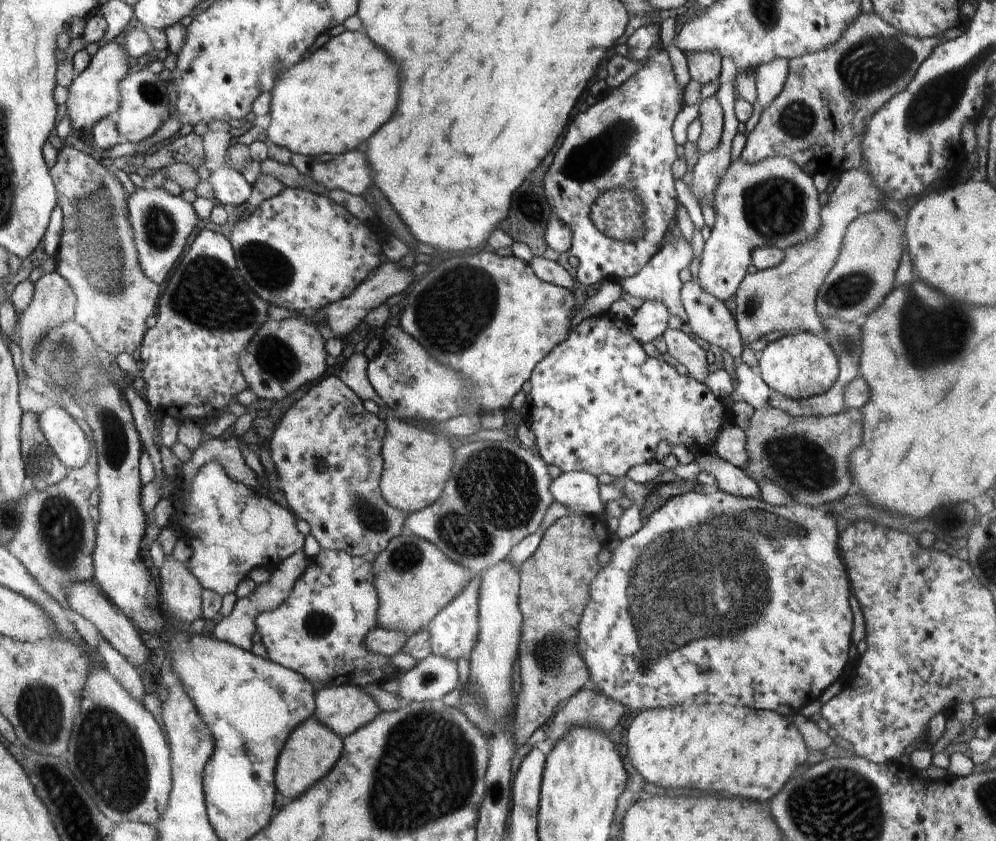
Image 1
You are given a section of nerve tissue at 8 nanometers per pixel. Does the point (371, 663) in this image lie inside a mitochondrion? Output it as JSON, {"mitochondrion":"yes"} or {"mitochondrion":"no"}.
{"mitochondrion":"no"}

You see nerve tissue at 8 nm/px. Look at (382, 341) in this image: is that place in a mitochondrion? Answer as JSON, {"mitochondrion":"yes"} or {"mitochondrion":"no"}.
{"mitochondrion":"no"}

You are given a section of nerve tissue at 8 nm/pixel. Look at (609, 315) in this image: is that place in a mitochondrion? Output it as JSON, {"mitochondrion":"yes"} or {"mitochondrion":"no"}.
{"mitochondrion":"no"}

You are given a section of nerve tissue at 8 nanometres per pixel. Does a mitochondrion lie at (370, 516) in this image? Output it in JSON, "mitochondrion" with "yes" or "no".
{"mitochondrion":"yes"}

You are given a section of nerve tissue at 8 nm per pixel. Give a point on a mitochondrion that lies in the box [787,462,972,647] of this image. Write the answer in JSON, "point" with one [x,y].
{"point":[952,518]}

